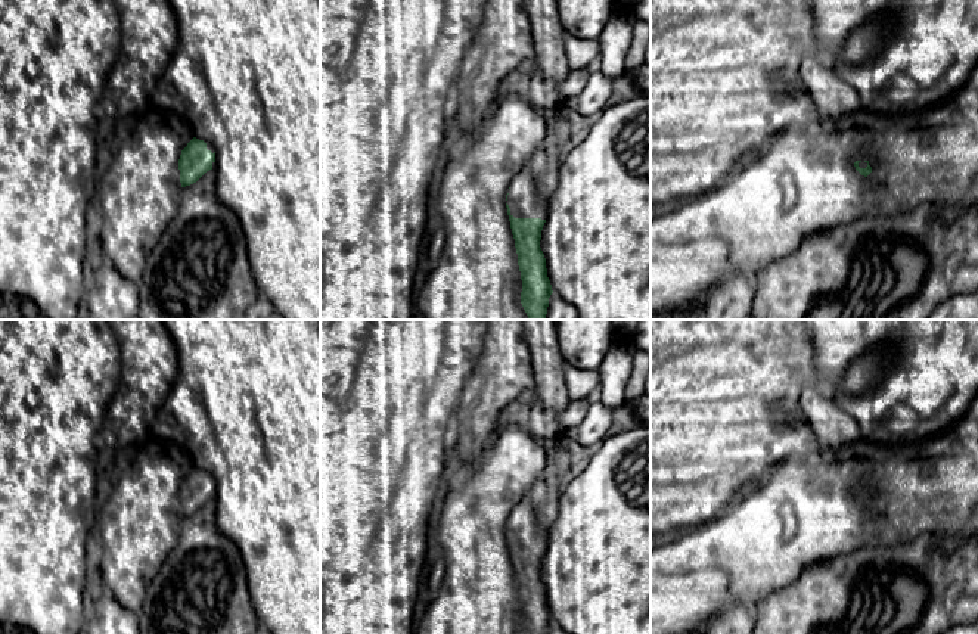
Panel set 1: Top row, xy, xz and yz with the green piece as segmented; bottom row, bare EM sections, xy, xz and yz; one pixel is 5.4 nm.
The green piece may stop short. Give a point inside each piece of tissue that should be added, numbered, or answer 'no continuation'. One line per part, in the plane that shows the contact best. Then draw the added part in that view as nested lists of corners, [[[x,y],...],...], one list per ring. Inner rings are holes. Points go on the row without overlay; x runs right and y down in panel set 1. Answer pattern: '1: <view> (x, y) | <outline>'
1: xz (527, 530) | [[[524,497],[512,510],[506,534],[515,548],[547,548],[547,520]]]

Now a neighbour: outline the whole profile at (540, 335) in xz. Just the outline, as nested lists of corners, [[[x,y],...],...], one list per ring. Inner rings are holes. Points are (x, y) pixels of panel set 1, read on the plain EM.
[[[524,320],[524,336],[537,392],[537,401],[527,407],[527,425],[547,438],[559,432],[558,414],[572,401],[566,389],[566,361],[558,344],[556,320]]]

